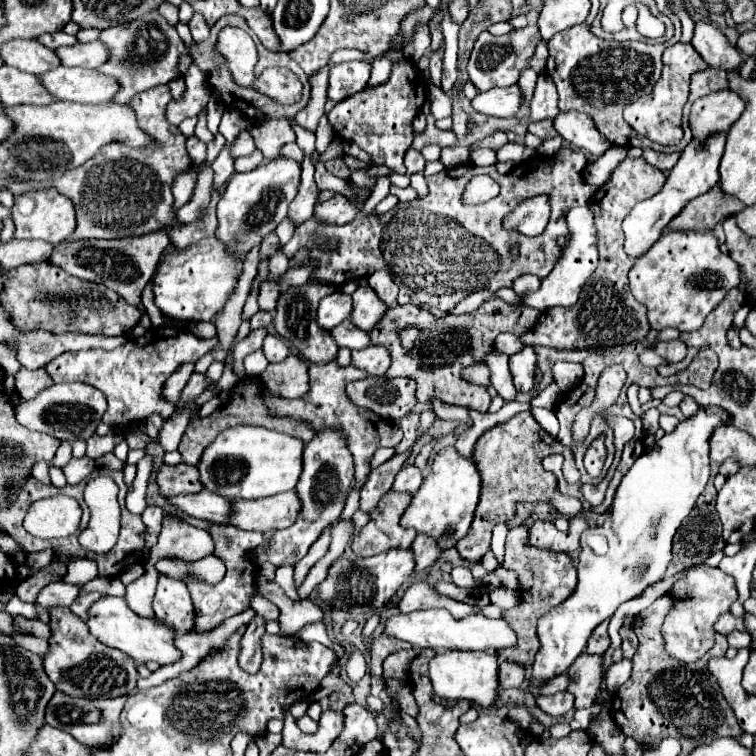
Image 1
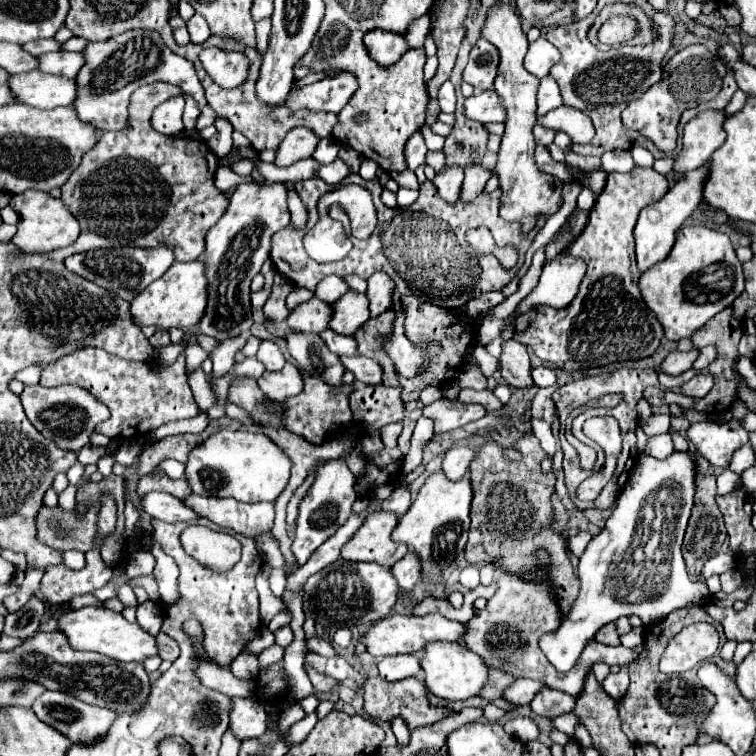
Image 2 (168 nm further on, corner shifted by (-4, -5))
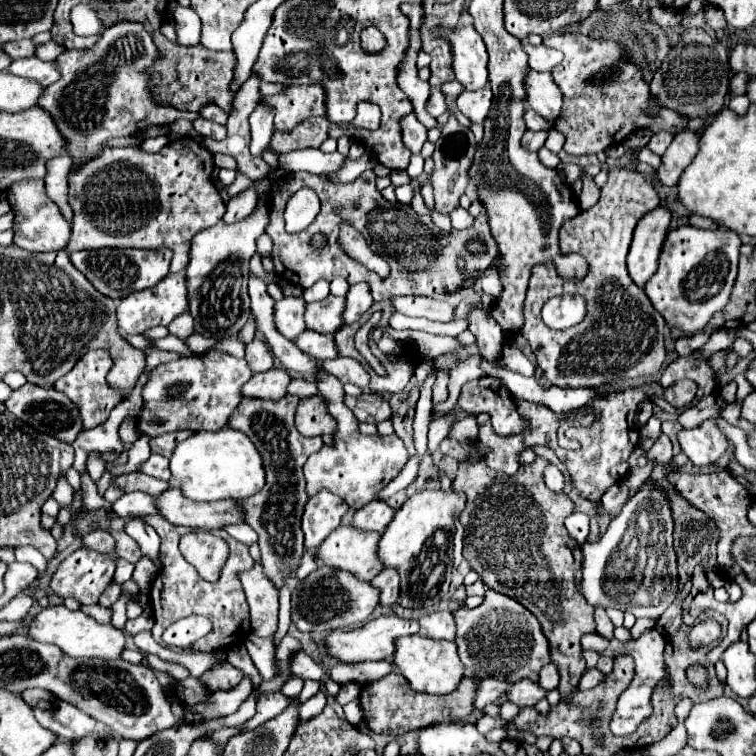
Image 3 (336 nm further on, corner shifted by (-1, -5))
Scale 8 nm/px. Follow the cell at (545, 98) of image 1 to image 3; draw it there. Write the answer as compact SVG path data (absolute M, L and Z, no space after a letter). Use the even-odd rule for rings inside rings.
M529 71L525 79L529 105L535 113L539 113L545 119L557 119L561 113L563 95L561 89L553 83L551 73L537 73Z

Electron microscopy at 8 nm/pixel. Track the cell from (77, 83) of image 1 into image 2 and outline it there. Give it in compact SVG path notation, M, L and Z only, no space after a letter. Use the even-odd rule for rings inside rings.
M40 71L10 75L8 87L16 103L24 103L36 109L72 105L76 99L76 83L72 79L60 79L56 75L44 75Z

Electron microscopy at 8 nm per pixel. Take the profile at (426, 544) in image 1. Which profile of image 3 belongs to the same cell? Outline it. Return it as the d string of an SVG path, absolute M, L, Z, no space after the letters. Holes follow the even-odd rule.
M385 567L371 583L381 589L381 605L397 603L401 593L401 577L397 577L397 571L393 571L393 567Z

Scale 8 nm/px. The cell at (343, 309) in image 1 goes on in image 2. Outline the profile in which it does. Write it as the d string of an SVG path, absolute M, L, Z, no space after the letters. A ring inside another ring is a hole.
M312 297L290 311L286 317L288 331L294 333L320 333L328 329L328 303Z

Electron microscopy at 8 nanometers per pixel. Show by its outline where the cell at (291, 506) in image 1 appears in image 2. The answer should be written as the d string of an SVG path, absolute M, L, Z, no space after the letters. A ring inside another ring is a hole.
M190 493L184 501L198 517L210 519L222 529L248 535L256 539L260 533L272 529L274 503L242 503L236 499L216 499Z

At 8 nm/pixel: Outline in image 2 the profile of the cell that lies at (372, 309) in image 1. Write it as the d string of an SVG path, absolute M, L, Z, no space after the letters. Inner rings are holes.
M348 291L338 301L332 303L332 315L328 329L340 335L354 335L356 327L364 325L368 319L368 299L362 293Z

